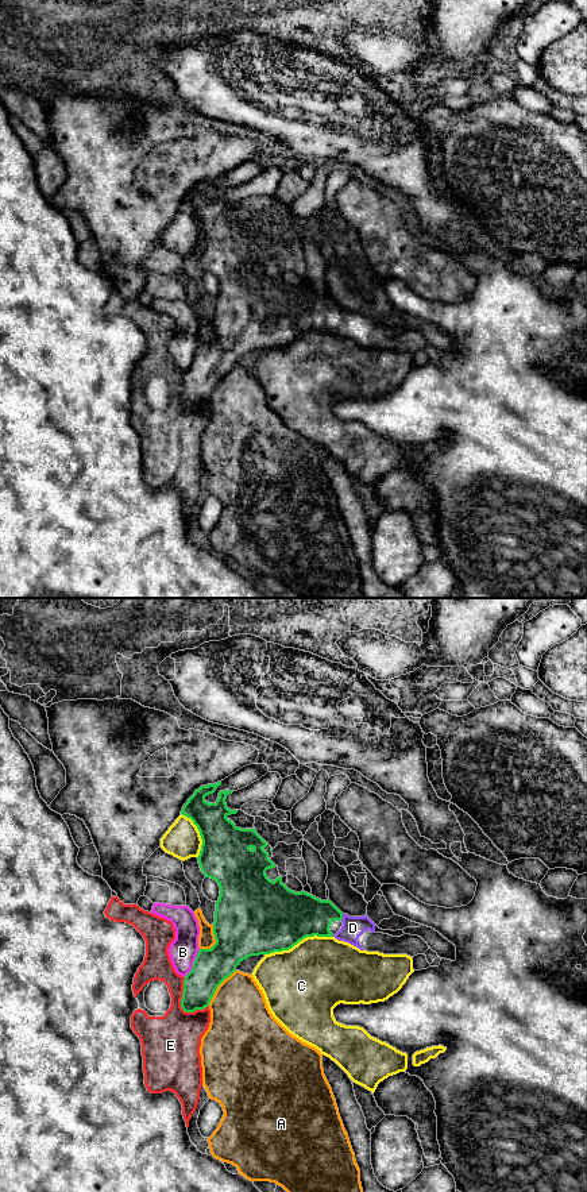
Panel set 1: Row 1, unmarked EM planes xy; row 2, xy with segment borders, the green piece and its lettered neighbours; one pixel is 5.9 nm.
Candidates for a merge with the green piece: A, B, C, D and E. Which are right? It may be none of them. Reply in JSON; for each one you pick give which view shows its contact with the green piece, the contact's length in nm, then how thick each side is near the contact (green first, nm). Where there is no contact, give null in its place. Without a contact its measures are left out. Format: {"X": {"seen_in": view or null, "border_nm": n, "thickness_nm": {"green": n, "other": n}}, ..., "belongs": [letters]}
{"D": {"seen_in": "xy", "border_nm": 40, "thickness_nm": {"green": 280, "other": 130}}, "belongs": ["D"]}

